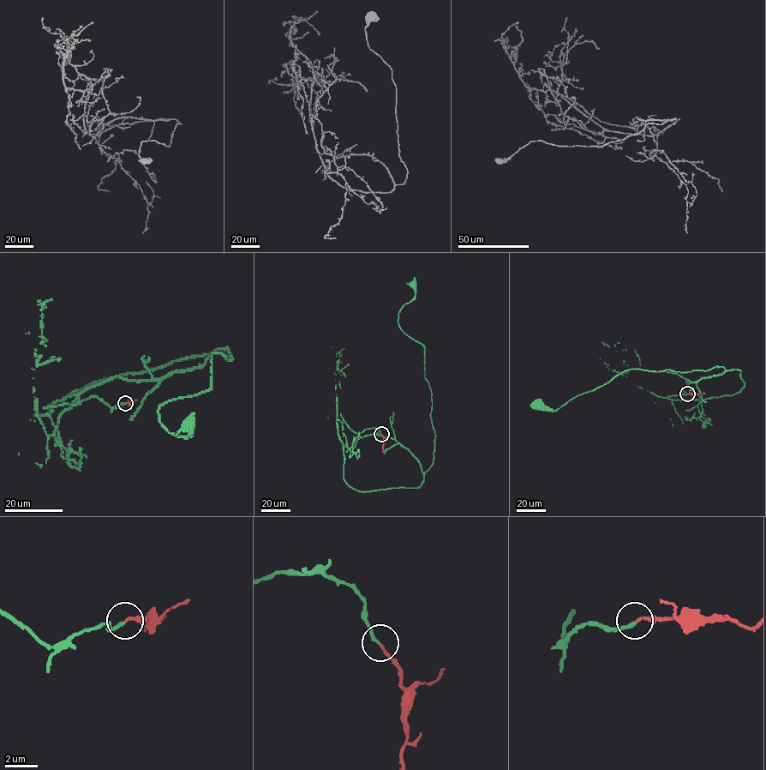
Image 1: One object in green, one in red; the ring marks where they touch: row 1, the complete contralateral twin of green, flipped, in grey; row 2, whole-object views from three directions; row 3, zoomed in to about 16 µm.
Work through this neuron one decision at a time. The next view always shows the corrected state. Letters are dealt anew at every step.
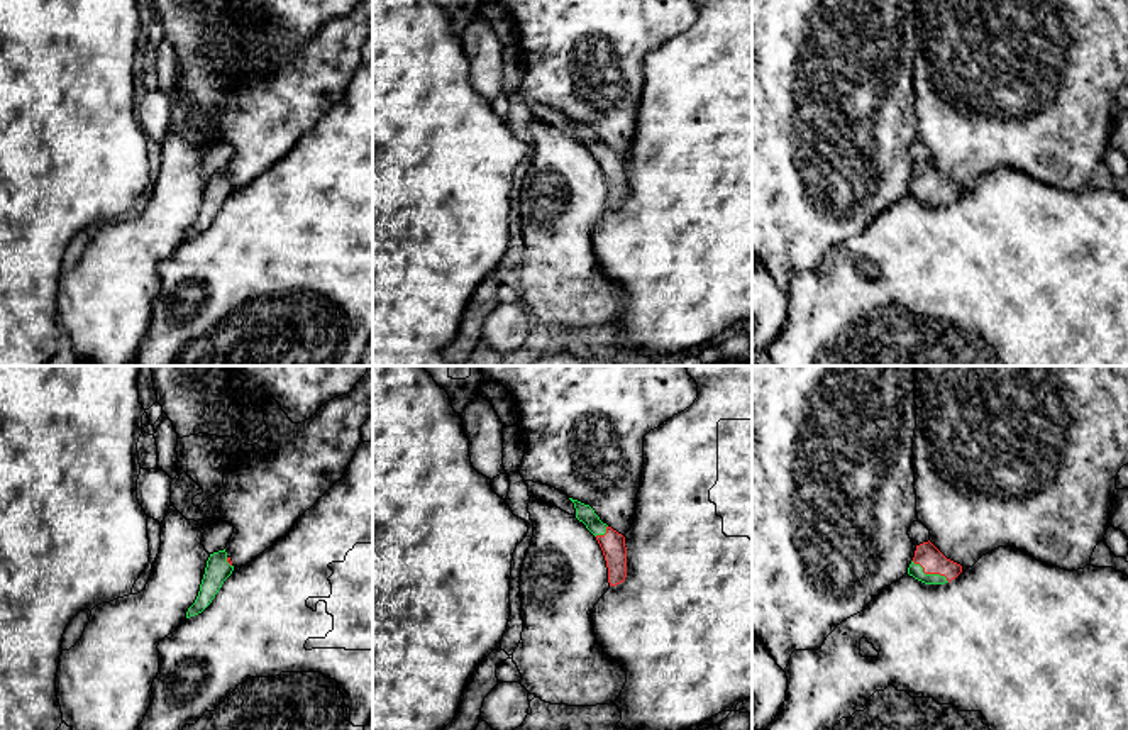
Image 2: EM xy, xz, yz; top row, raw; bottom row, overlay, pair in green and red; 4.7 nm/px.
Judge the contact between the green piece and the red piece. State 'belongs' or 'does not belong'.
belongs

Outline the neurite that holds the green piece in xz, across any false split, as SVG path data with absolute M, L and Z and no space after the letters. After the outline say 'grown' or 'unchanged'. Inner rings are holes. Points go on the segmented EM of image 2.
M569 498L576 508L576 518L596 537L608 567L608 583L617 586L627 578L625 537L603 523L589 505Z; grown

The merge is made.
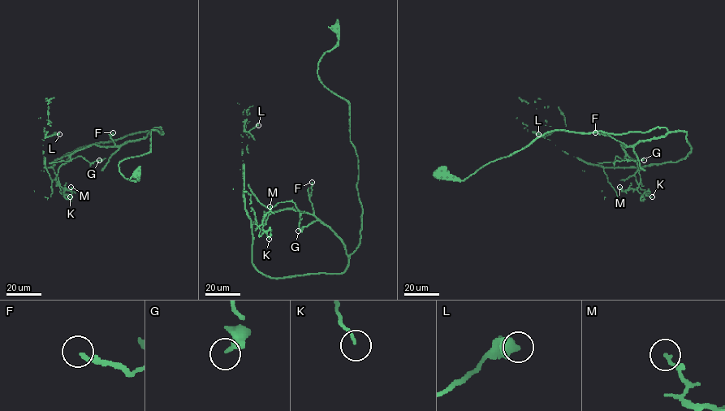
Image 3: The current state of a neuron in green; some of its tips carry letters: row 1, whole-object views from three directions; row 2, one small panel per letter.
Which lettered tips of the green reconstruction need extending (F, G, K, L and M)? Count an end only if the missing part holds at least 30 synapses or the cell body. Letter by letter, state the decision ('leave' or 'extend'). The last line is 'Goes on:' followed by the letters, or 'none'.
F: leave
G: leave
K: leave
L: leave
M: leave
Goes on: none

